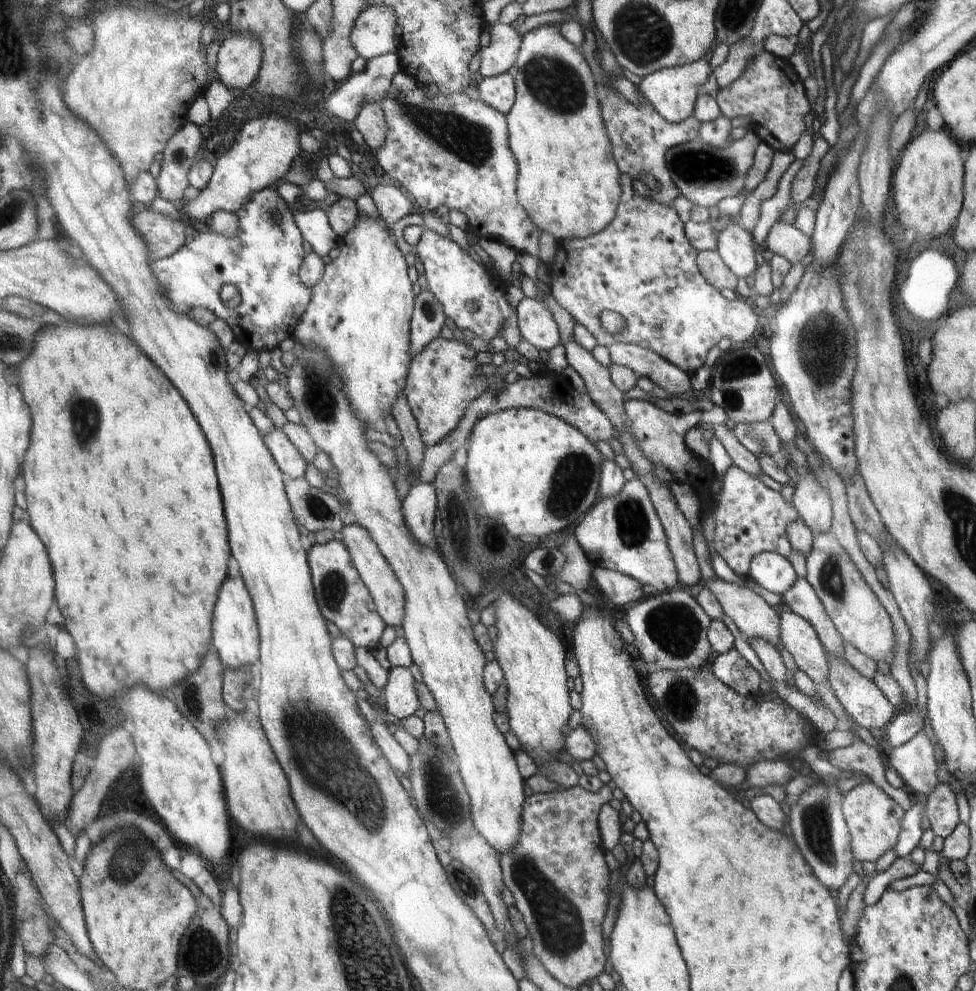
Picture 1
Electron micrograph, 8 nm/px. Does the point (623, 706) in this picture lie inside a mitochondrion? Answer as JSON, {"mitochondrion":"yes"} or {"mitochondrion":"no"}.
{"mitochondrion":"no"}

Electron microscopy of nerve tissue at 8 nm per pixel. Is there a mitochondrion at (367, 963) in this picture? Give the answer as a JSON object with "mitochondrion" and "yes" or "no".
{"mitochondrion":"yes"}

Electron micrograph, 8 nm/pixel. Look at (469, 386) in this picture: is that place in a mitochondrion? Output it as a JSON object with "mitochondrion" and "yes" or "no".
{"mitochondrion":"no"}

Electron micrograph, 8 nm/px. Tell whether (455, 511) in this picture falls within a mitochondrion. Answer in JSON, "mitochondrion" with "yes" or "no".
{"mitochondrion":"yes"}

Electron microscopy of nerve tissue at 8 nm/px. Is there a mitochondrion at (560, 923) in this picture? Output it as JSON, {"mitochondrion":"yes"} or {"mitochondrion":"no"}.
{"mitochondrion":"yes"}

